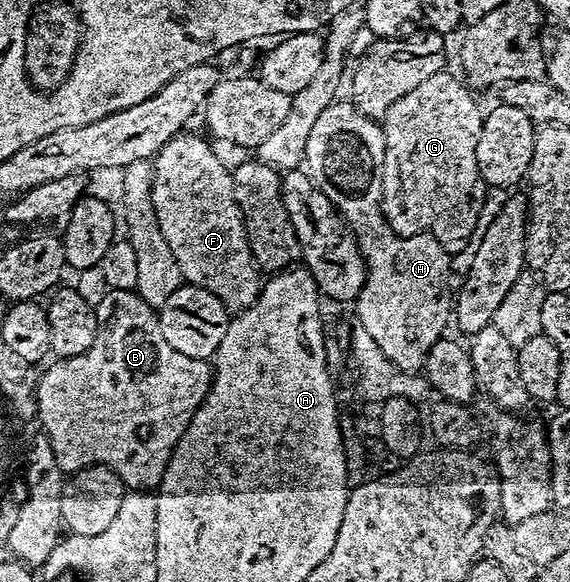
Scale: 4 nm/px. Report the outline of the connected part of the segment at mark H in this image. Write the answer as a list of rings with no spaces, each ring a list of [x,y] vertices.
[[[334,102],[325,109],[317,117],[317,123],[313,125],[313,131],[309,131],[309,143],[305,147],[305,169],[312,181],[322,193],[330,199],[335,205],[336,211],[343,217],[344,223],[351,229],[355,241],[359,245],[359,250],[363,256],[363,261],[367,264],[367,282],[363,285],[362,292],[359,293],[357,300],[354,302],[353,308],[359,312],[357,322],[369,331],[369,336],[377,343],[377,347],[405,373],[418,374],[420,370],[427,364],[427,356],[429,351],[444,336],[443,333],[447,329],[447,321],[453,317],[453,289],[451,293],[451,261],[452,254],[448,253],[445,247],[441,247],[441,243],[434,241],[432,237],[398,237],[393,231],[393,227],[389,227],[389,223],[383,214],[383,164],[385,163],[385,135],[383,134],[383,126],[380,122],[372,120],[371,117],[361,115],[361,111],[355,108],[351,103]]]

